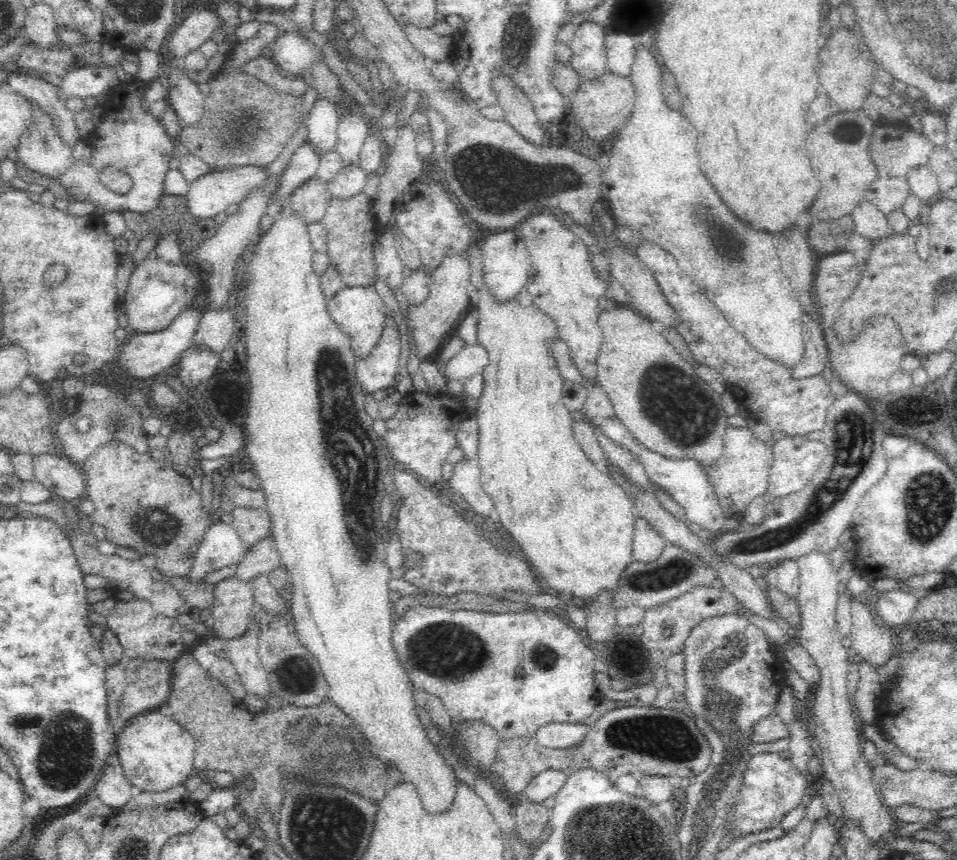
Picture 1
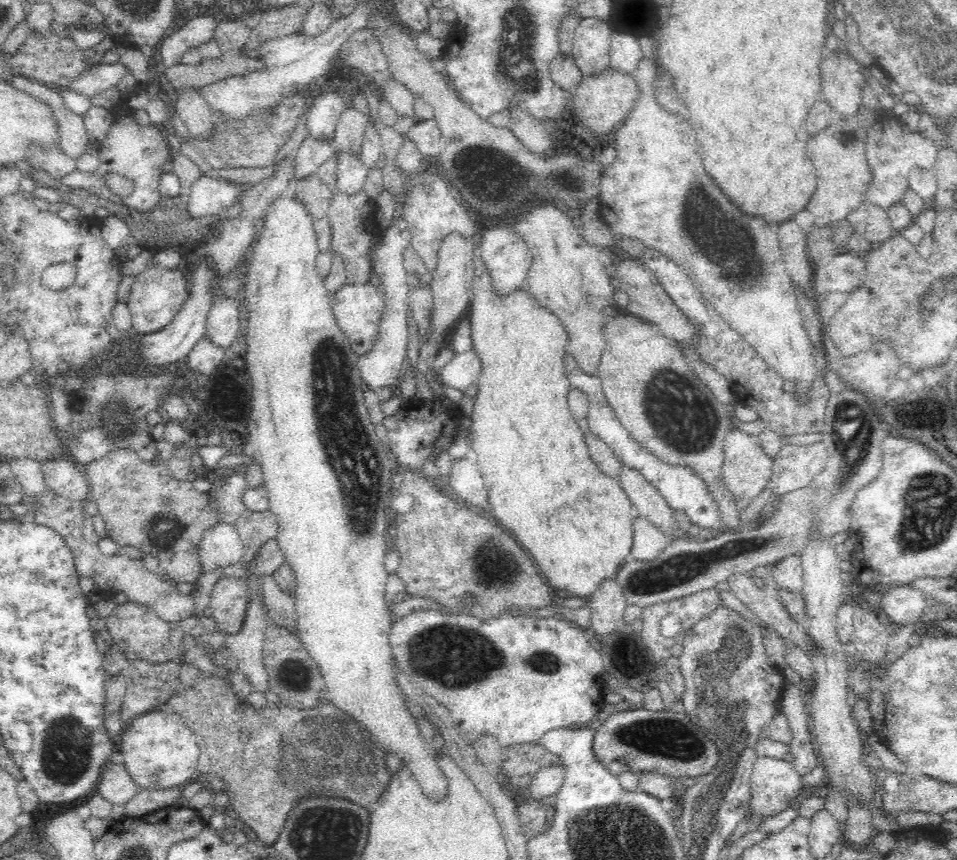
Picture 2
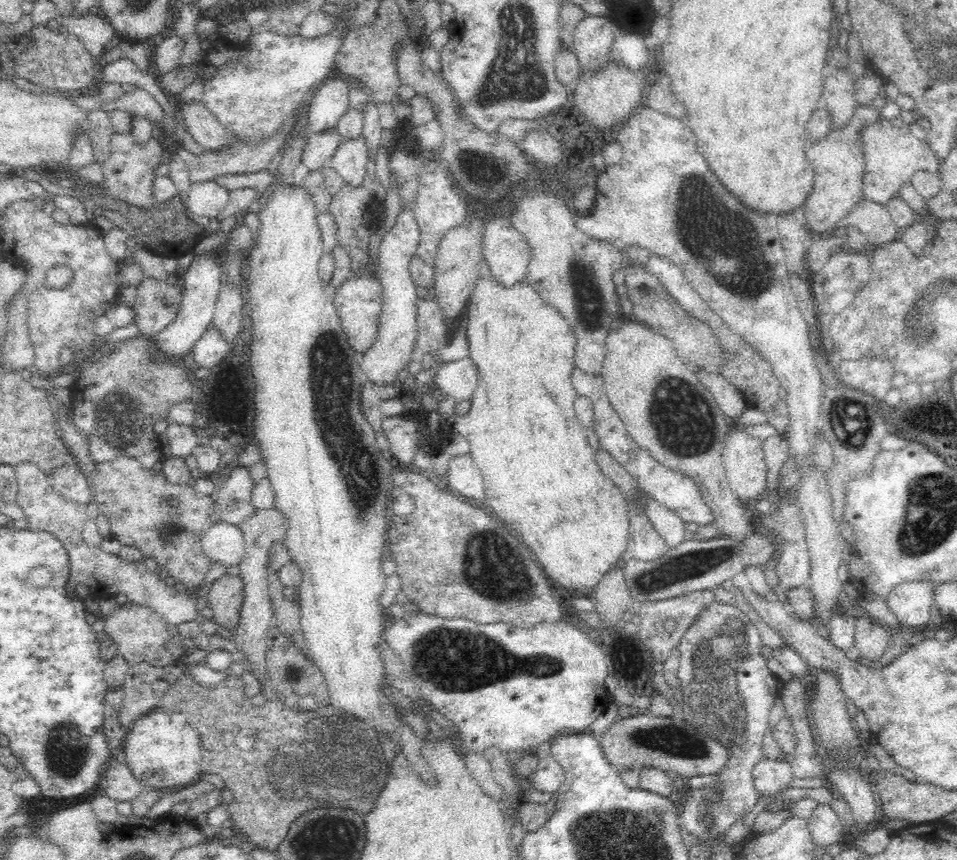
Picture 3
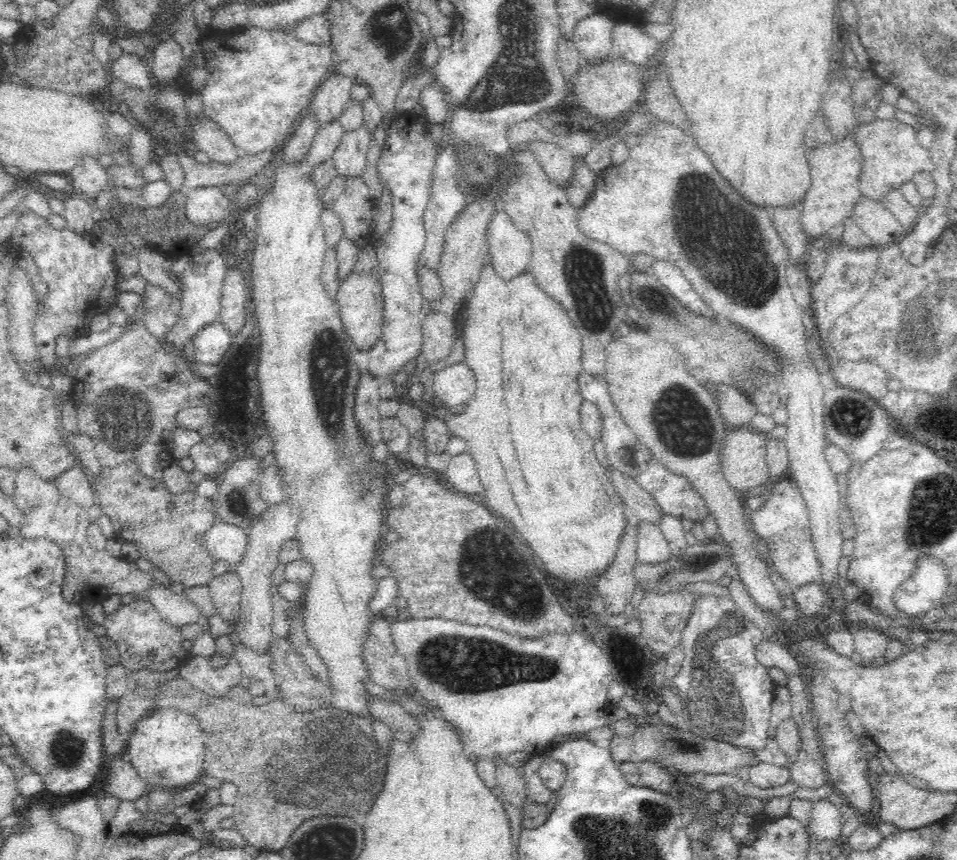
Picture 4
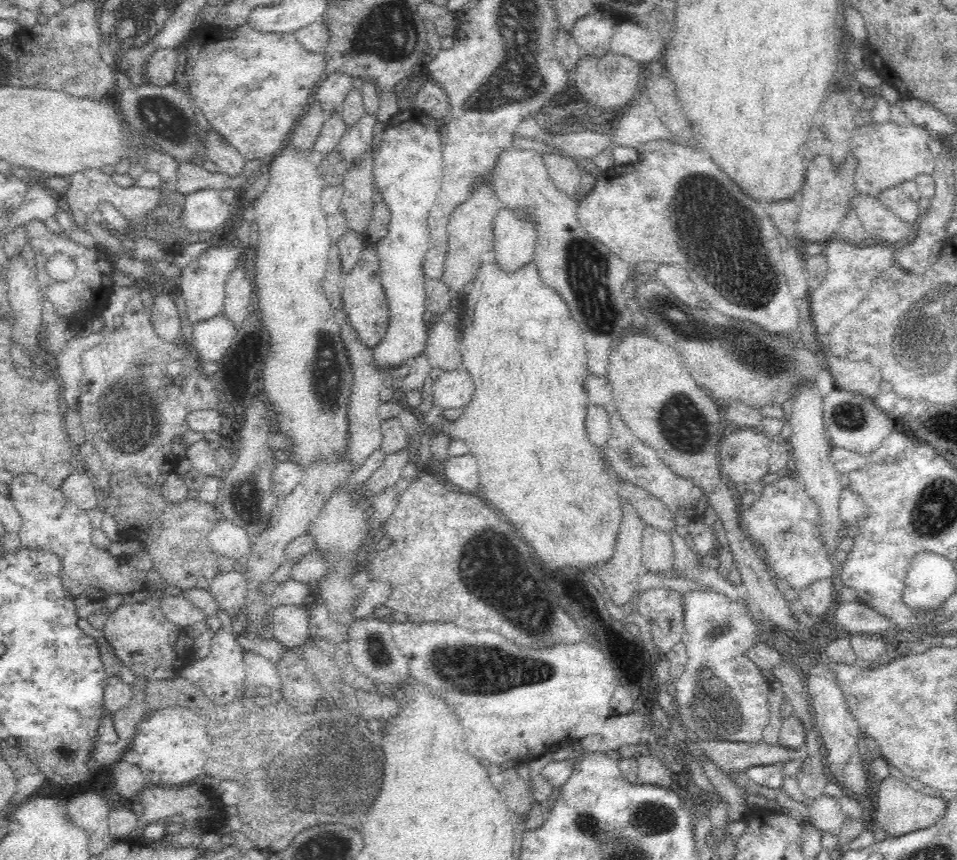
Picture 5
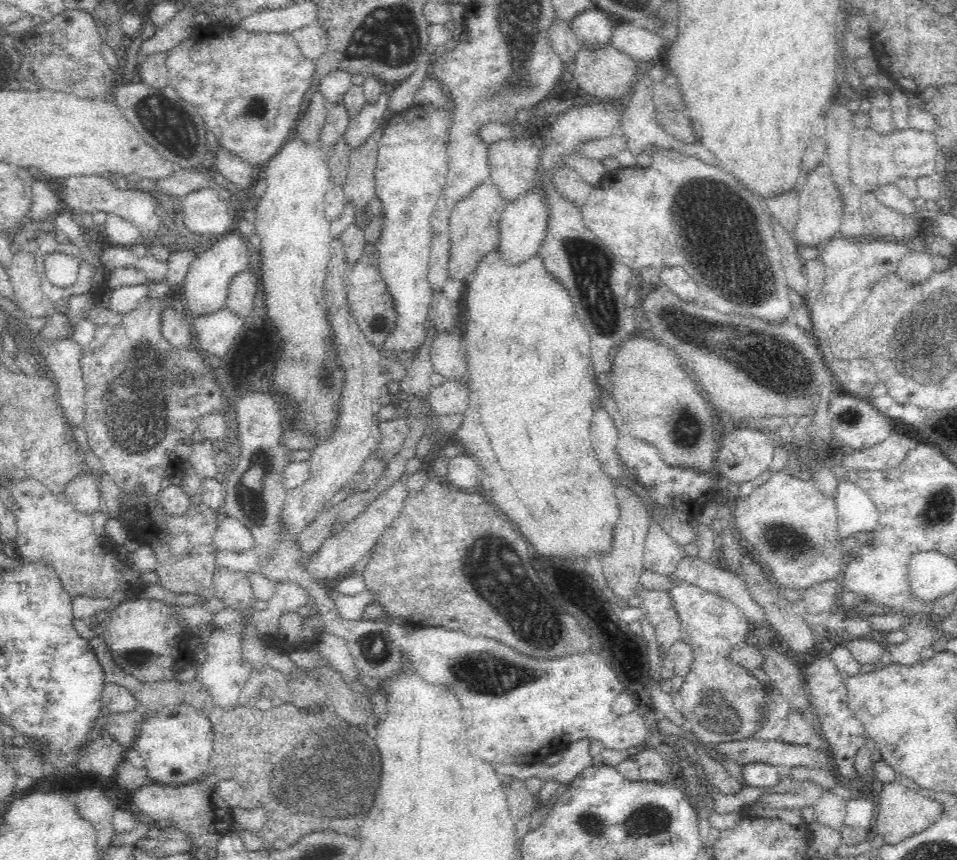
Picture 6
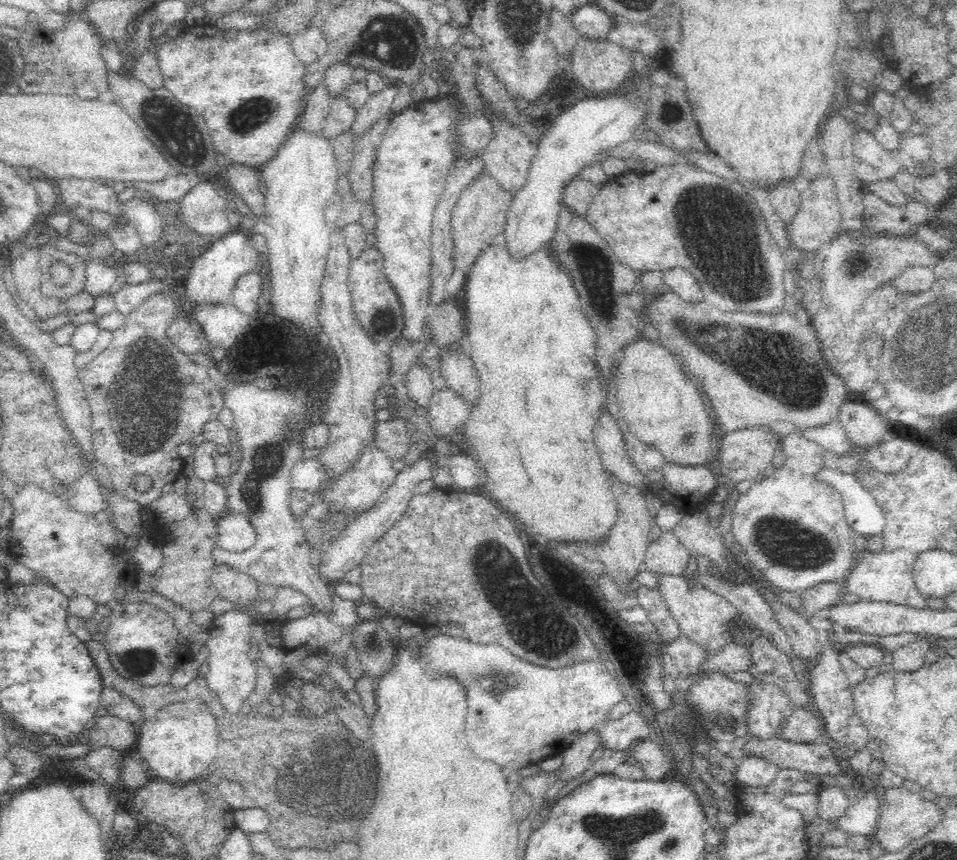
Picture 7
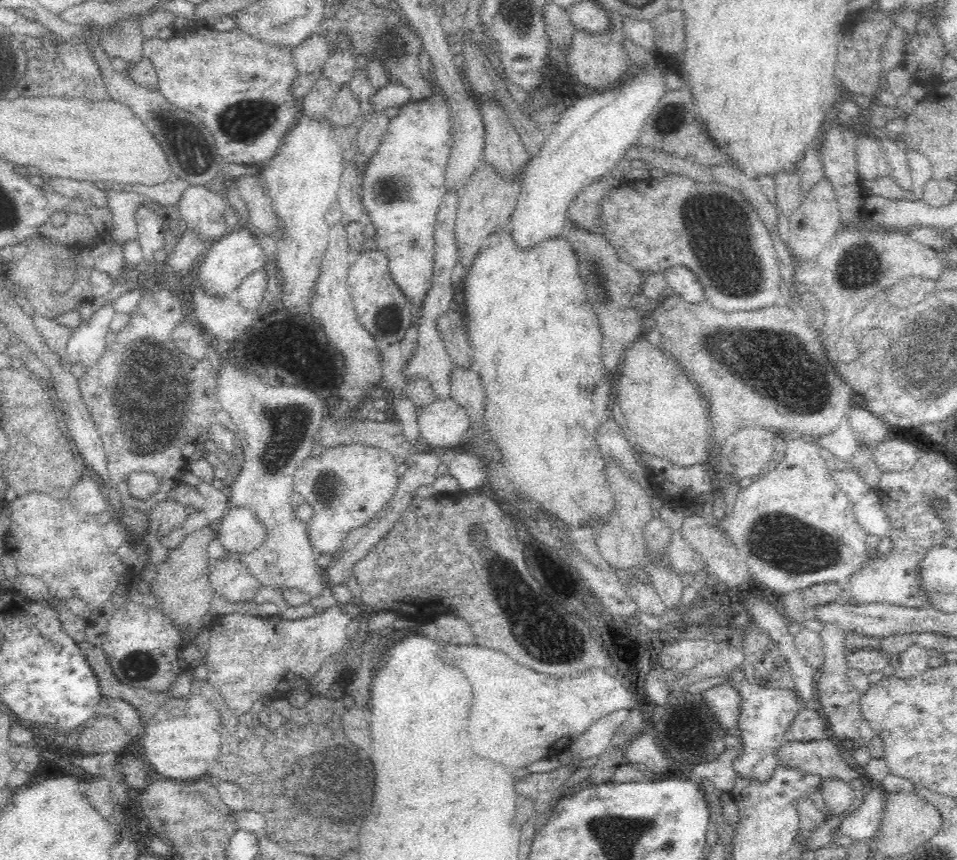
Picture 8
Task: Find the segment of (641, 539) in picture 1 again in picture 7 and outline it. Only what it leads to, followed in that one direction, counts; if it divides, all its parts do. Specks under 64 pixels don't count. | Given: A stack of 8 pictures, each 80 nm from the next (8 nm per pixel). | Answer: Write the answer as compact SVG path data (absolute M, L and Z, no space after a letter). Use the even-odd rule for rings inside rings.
M672 531L664 532L660 536L653 534L644 556L644 569L657 573L659 576L682 577L684 570L690 564L690 553L691 551L682 545L682 542L680 542Z

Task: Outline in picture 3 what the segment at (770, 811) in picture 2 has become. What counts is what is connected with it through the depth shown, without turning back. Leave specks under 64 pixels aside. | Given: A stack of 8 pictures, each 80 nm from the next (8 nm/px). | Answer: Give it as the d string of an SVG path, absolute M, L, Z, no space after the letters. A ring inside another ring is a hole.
M765 758L753 768L753 785L758 796L776 794L789 787L793 780L794 768L790 762Z

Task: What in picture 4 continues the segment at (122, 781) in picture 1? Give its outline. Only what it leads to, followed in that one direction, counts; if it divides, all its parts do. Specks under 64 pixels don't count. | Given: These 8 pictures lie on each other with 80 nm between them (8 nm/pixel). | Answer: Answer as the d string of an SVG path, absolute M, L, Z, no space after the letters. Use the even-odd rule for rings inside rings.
M120 757L108 759L105 770L105 790L118 800L136 800L149 789L130 761L125 762Z

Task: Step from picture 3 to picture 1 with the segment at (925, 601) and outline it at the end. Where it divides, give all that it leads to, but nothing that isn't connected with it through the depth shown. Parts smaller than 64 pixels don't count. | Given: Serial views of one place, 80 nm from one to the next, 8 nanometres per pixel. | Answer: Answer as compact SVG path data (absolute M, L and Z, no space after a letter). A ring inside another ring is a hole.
M894 589L890 592L878 594L875 605L878 620L888 626L911 623L912 610L918 606L918 598L910 592Z

